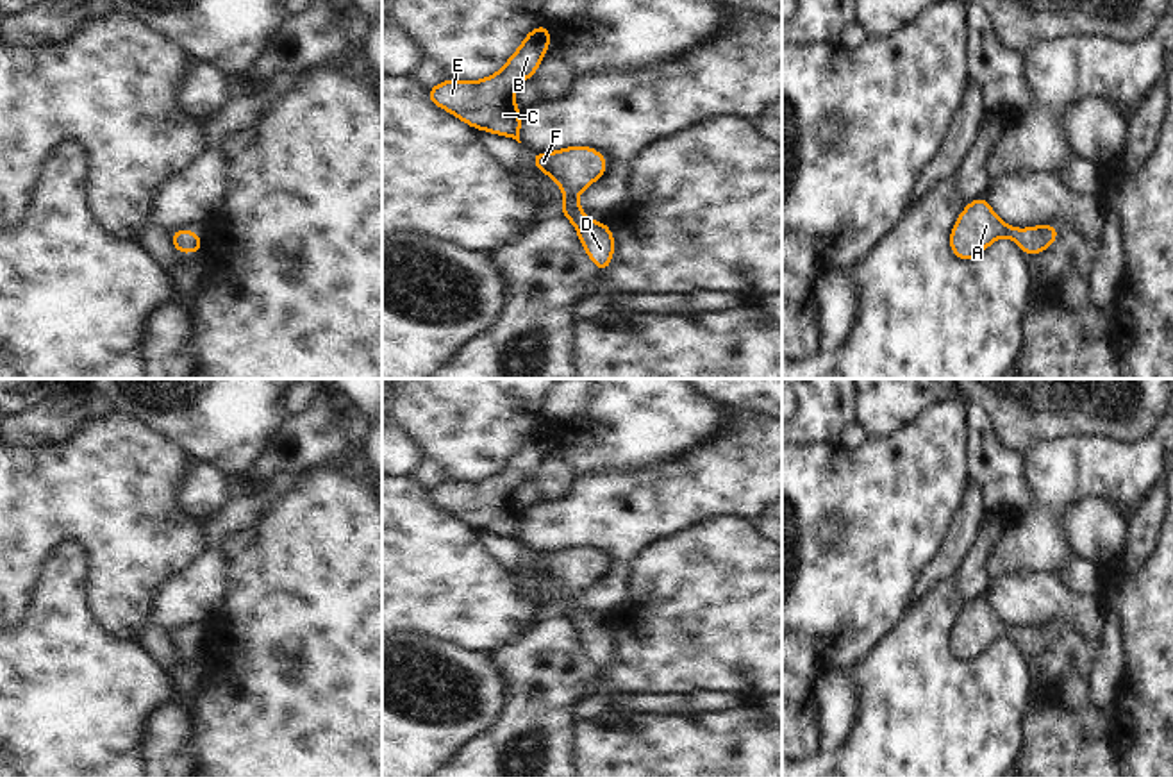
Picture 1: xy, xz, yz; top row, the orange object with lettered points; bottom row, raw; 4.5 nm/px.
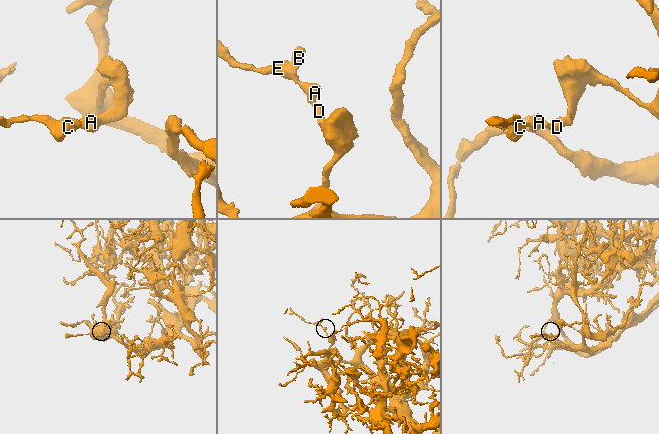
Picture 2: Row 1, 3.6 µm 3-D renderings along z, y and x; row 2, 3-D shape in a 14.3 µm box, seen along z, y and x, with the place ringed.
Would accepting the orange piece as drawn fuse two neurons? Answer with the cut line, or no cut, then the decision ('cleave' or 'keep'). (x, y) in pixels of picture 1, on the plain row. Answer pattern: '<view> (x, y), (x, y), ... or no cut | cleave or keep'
no cut | keep

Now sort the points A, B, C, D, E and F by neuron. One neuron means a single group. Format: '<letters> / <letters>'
A B C D E F

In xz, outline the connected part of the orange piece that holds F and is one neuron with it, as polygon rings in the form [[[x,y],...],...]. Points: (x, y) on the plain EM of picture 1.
[[[568,547],[548,554],[532,552],[532,561],[561,586],[564,595],[561,614],[577,627],[586,654],[603,673],[612,661],[614,636],[609,625],[586,616],[577,597],[605,573],[607,559],[591,547]]]

